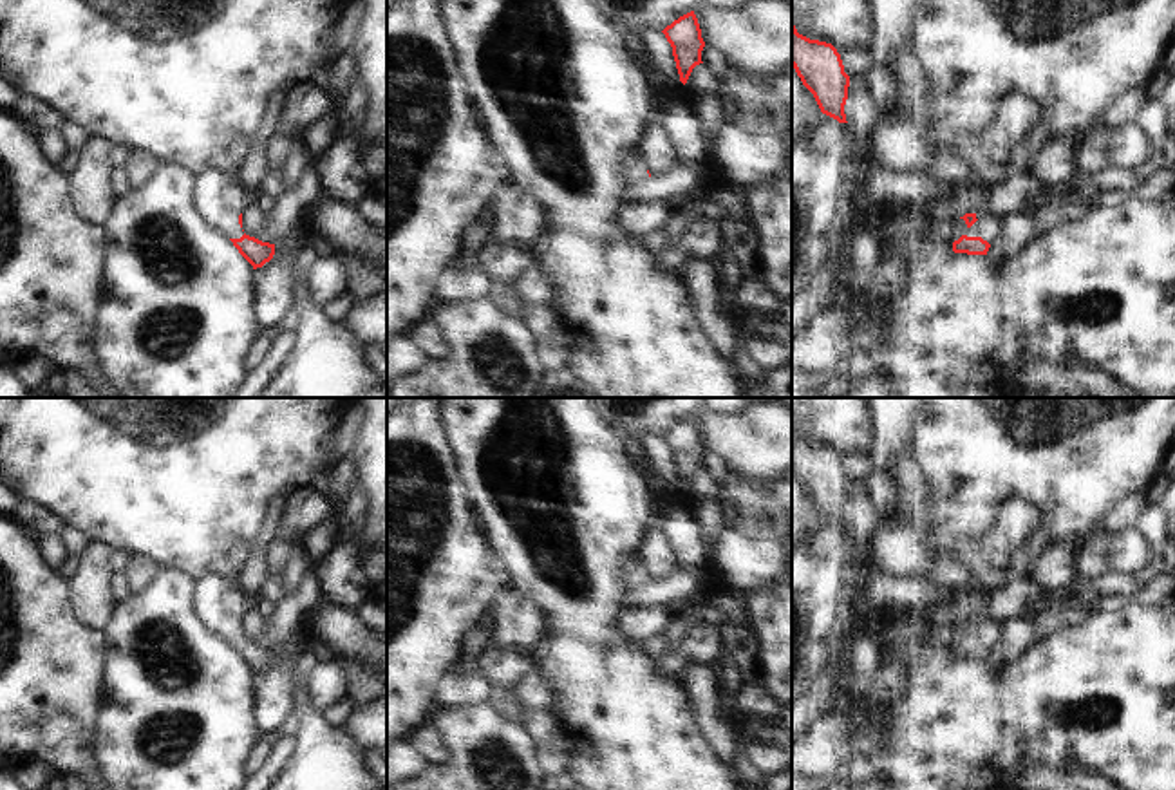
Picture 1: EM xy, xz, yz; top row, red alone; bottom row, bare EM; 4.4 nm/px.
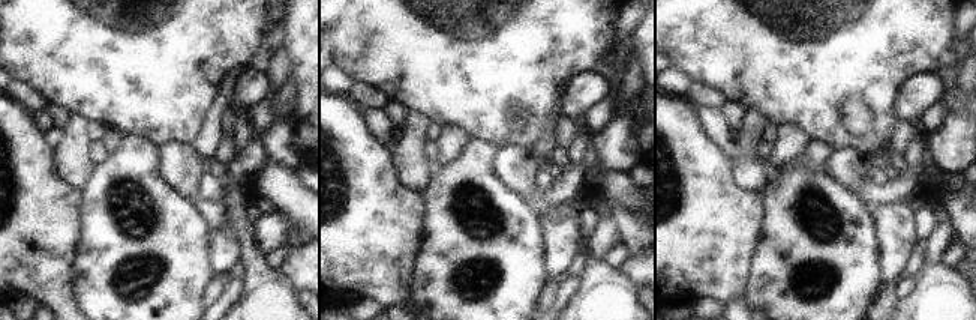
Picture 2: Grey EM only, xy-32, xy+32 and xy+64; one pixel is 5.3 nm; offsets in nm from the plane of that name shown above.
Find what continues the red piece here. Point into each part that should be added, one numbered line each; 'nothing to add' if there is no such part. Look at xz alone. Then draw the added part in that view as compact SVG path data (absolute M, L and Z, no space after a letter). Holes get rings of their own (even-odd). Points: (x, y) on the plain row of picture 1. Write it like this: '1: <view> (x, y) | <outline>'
1: xz (633, 575) | M633 551L622 569L622 582L627 591L634 591L649 582L647 571L640 562L636 551Z

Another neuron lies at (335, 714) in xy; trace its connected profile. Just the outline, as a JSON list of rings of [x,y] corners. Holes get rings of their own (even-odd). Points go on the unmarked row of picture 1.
[[[347,696],[340,698],[338,701],[327,705],[322,710],[322,719],[331,727],[342,727],[347,716],[354,710],[354,705]]]

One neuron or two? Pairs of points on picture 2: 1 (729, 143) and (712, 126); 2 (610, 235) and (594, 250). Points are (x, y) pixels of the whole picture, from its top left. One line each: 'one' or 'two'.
1: one
2: one

